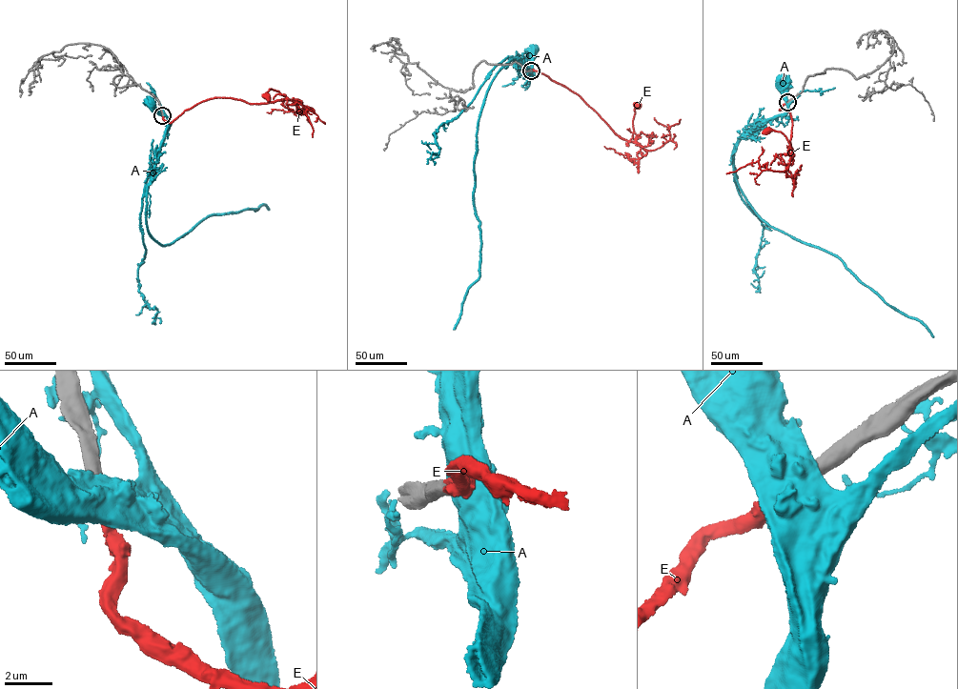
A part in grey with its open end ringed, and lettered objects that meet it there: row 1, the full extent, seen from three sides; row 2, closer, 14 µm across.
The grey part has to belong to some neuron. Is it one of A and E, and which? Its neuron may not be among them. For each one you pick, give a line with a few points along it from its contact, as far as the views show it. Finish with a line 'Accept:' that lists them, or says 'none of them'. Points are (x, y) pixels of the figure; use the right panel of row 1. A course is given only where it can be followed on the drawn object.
E: Its course: (787, 102), (779, 110), (787, 111), (792, 120), (792, 157), (784, 136), (780, 131), (766, 131)
Accept: E

